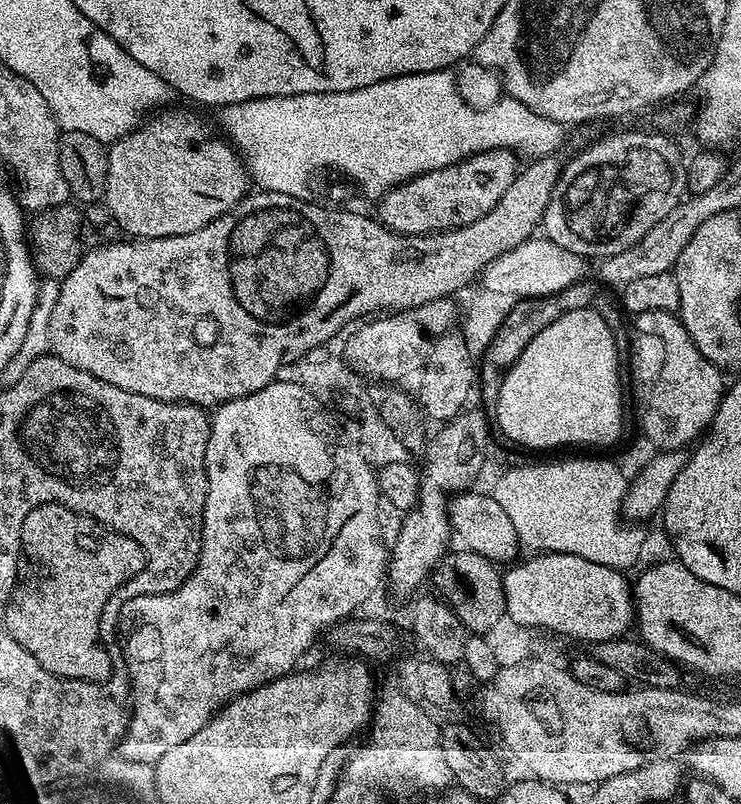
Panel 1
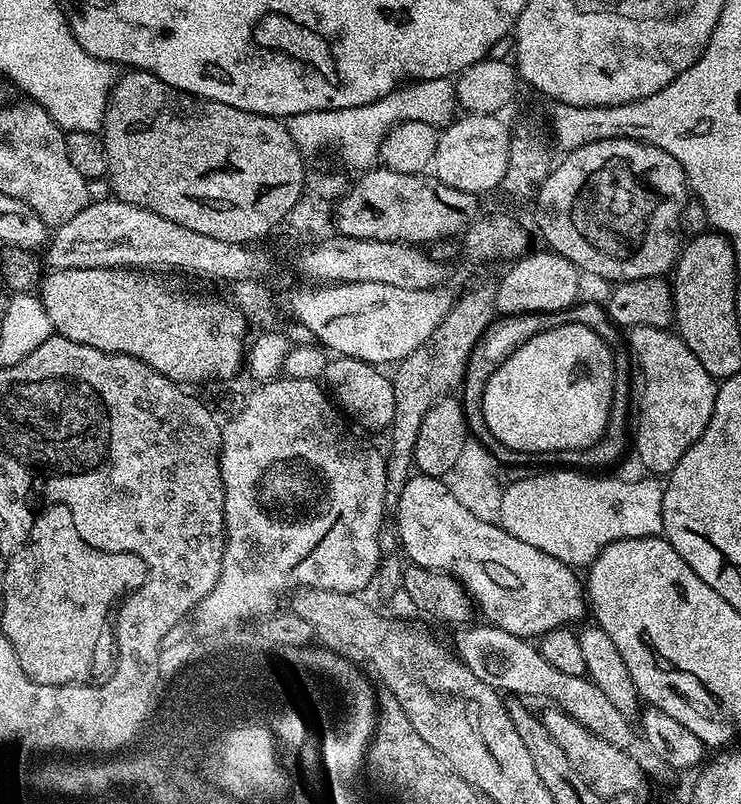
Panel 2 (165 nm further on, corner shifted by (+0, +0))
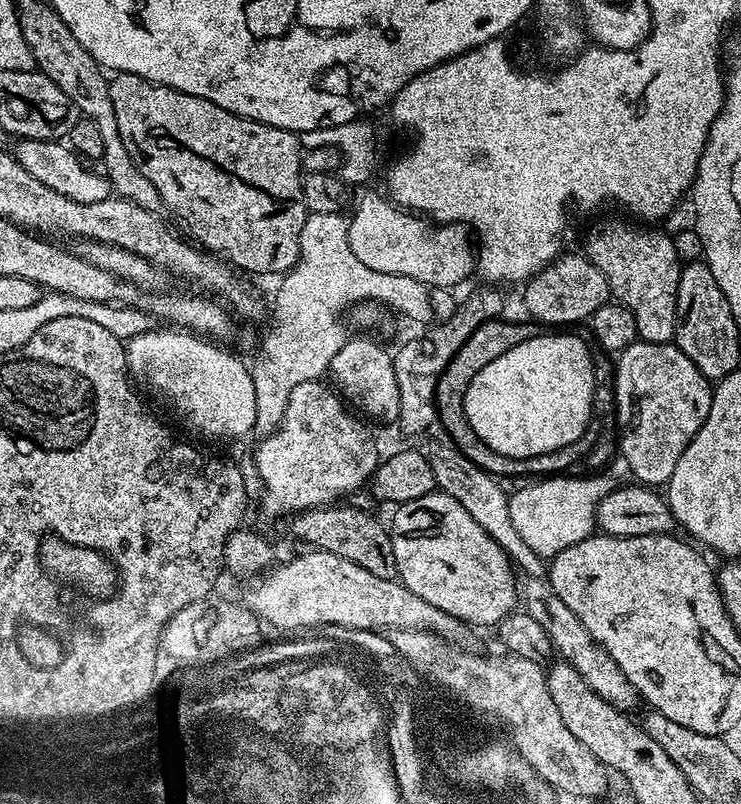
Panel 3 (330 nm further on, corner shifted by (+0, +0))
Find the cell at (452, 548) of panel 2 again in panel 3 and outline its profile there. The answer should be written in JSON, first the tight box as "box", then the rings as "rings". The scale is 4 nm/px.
{"box":[390,490,518,626],"rings":[[[437,490],[422,498],[414,498],[414,502],[401,504],[393,512],[396,513],[392,516],[392,524],[390,520],[390,531],[396,575],[400,583],[418,594],[418,598],[426,598],[430,606],[438,606],[438,610],[450,614],[453,621],[465,620],[468,624],[496,626],[511,612],[517,611],[518,580],[516,582],[513,563],[502,546],[467,513],[460,502]]]}

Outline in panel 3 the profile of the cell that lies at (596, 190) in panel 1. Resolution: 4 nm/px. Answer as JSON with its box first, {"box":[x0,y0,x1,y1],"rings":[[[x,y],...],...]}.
{"box":[583,223,682,344],"rings":[[[631,223],[600,224],[590,229],[584,240],[583,255],[602,270],[609,293],[634,314],[639,339],[655,344],[673,343],[676,338],[678,278],[682,267],[675,253],[675,242],[668,232],[659,232],[656,229],[659,227]]]}

